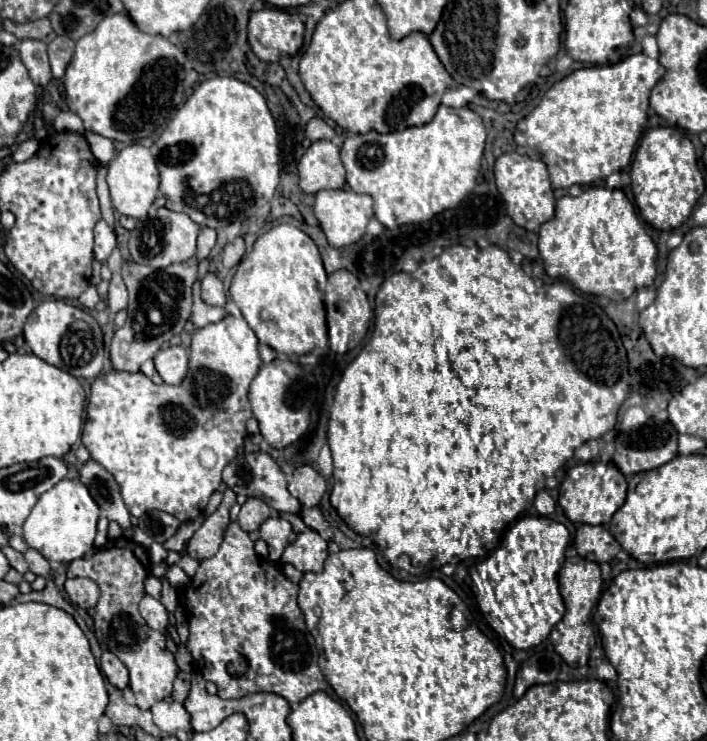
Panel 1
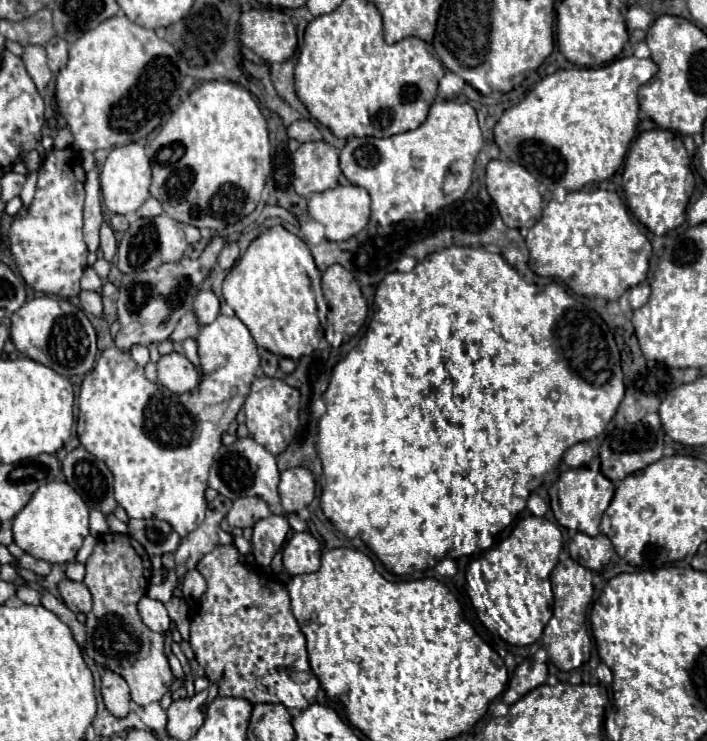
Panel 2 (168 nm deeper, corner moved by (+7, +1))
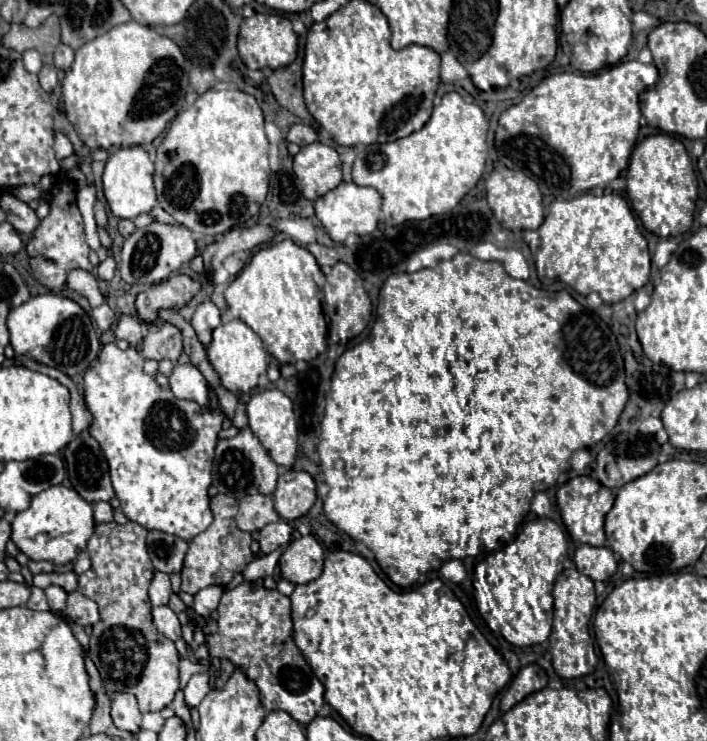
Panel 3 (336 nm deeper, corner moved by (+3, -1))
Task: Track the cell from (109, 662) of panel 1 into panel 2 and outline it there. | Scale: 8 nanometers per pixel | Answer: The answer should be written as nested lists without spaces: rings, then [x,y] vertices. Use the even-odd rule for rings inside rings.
[[[104,669],[102,675],[102,697],[108,711],[116,717],[126,717],[130,713],[130,691],[124,677]]]

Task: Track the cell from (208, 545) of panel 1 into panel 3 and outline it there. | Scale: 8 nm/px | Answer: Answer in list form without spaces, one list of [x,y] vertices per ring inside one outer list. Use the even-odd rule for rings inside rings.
[[[218,493],[216,497],[210,499],[210,509],[214,513],[212,525],[190,541],[190,549],[184,559],[182,591],[190,593],[190,595],[196,595],[200,589],[210,587],[210,585],[226,587],[232,581],[232,577],[236,573],[242,573],[246,569],[246,565],[256,557],[250,551],[250,541],[252,541],[250,533],[240,531],[234,521],[236,511],[238,511],[238,501],[228,495]]]

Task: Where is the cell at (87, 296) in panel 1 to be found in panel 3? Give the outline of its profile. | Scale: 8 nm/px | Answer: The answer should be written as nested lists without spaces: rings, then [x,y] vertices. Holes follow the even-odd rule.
[[[106,303],[100,305],[100,307],[96,307],[96,309],[92,309],[92,317],[94,317],[96,325],[98,325],[102,331],[110,329],[110,325],[116,321],[116,313],[114,313]]]

